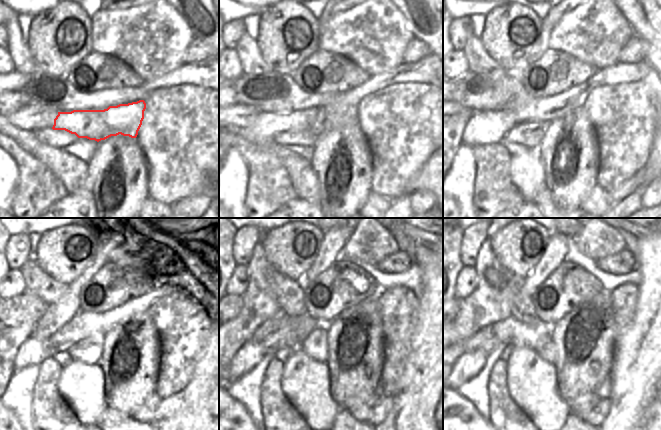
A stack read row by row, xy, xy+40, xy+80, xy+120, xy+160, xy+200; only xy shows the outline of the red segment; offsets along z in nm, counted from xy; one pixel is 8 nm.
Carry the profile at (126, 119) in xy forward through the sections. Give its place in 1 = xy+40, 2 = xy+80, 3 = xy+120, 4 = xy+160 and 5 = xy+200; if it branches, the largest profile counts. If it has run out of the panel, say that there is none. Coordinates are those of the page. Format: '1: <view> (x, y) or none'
1: xy+40 (266, 125)
2: xy+80 (483, 128)
3: xy+120 (31, 352)
4: xy+160 (252, 353)
5: xy+200 (470, 363)

